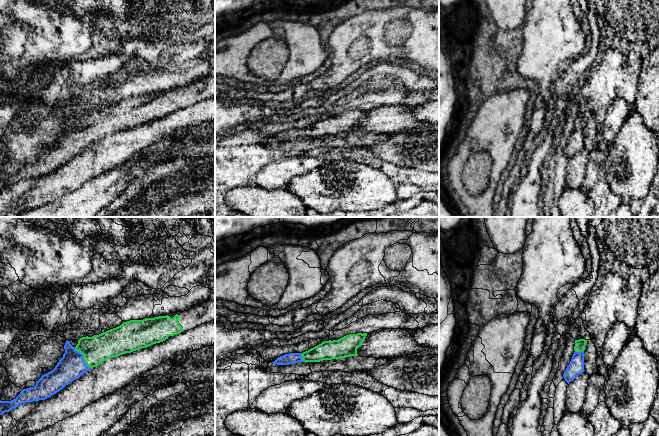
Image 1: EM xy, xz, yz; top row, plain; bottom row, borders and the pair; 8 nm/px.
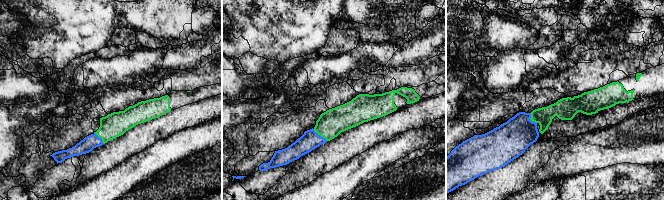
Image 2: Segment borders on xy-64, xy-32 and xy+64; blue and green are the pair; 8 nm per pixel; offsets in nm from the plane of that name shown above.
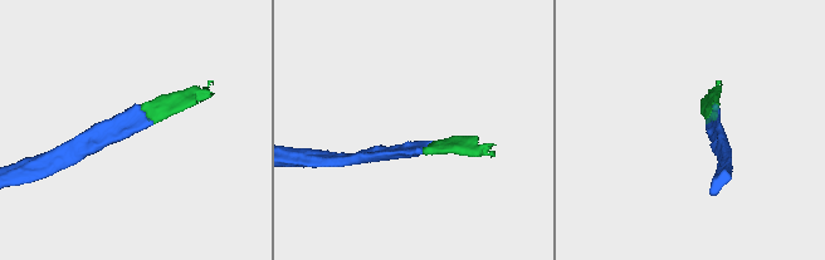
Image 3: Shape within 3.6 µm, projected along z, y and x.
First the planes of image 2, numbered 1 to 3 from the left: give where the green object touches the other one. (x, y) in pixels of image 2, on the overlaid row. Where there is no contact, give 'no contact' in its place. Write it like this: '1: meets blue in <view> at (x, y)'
1: meets blue in xy-64 at (100, 138)
2: meets blue in xy-32 at (319, 135)
3: meets blue in xy+64 at (529, 119)

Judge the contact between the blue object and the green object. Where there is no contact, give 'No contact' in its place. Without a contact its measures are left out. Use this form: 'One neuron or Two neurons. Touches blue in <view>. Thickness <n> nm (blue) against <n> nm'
One neuron. Touches blue in xy. Thickness 220 nm (blue) against 220 nm

